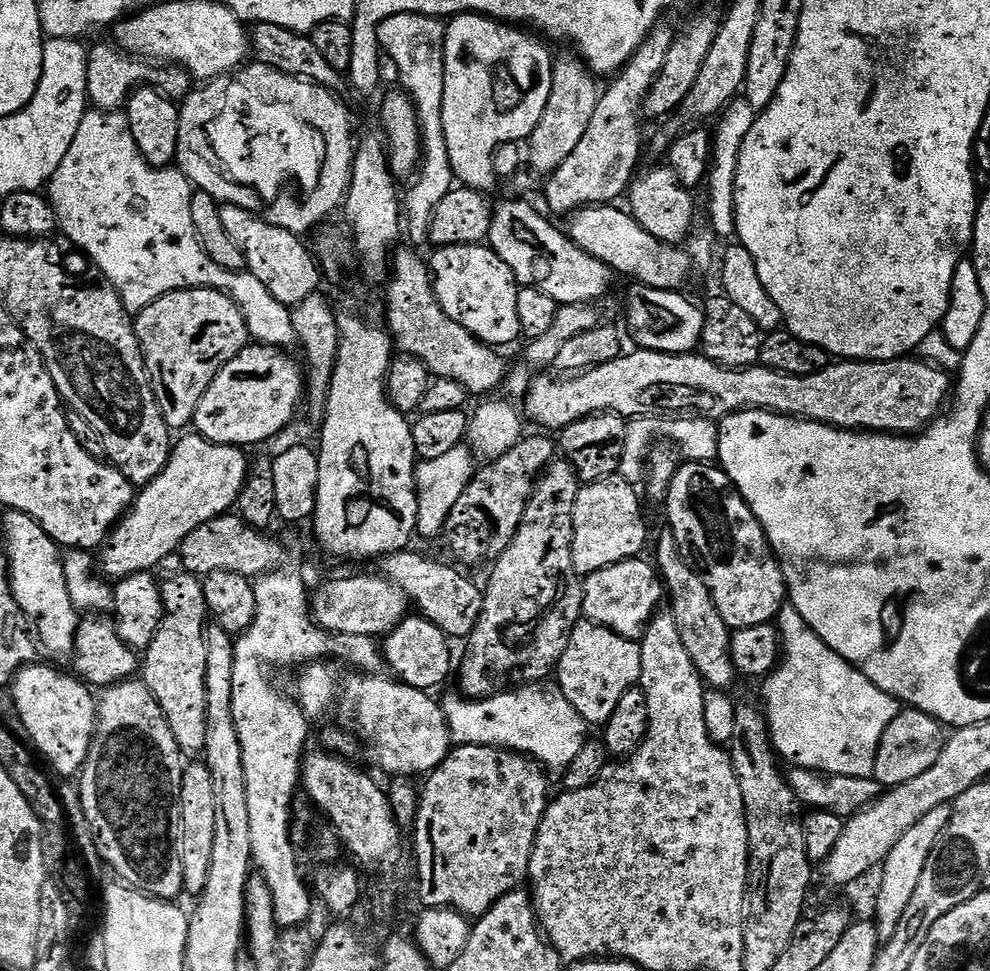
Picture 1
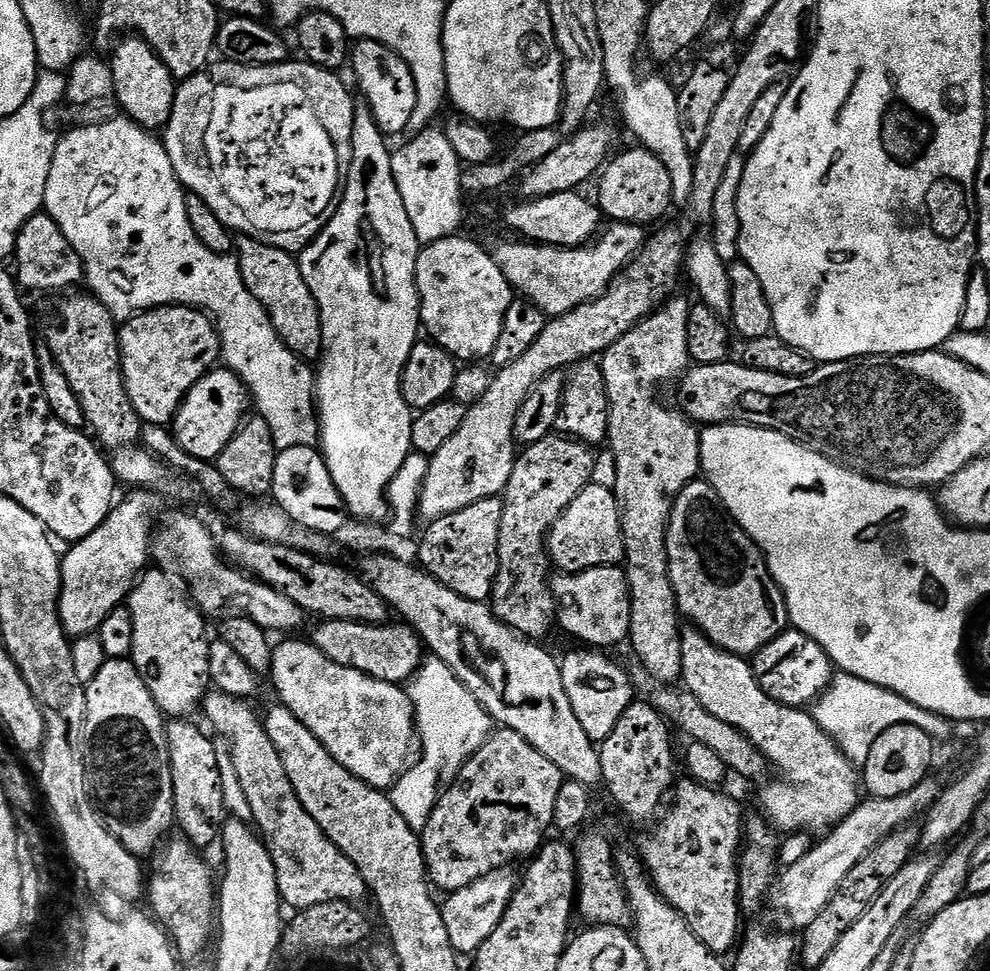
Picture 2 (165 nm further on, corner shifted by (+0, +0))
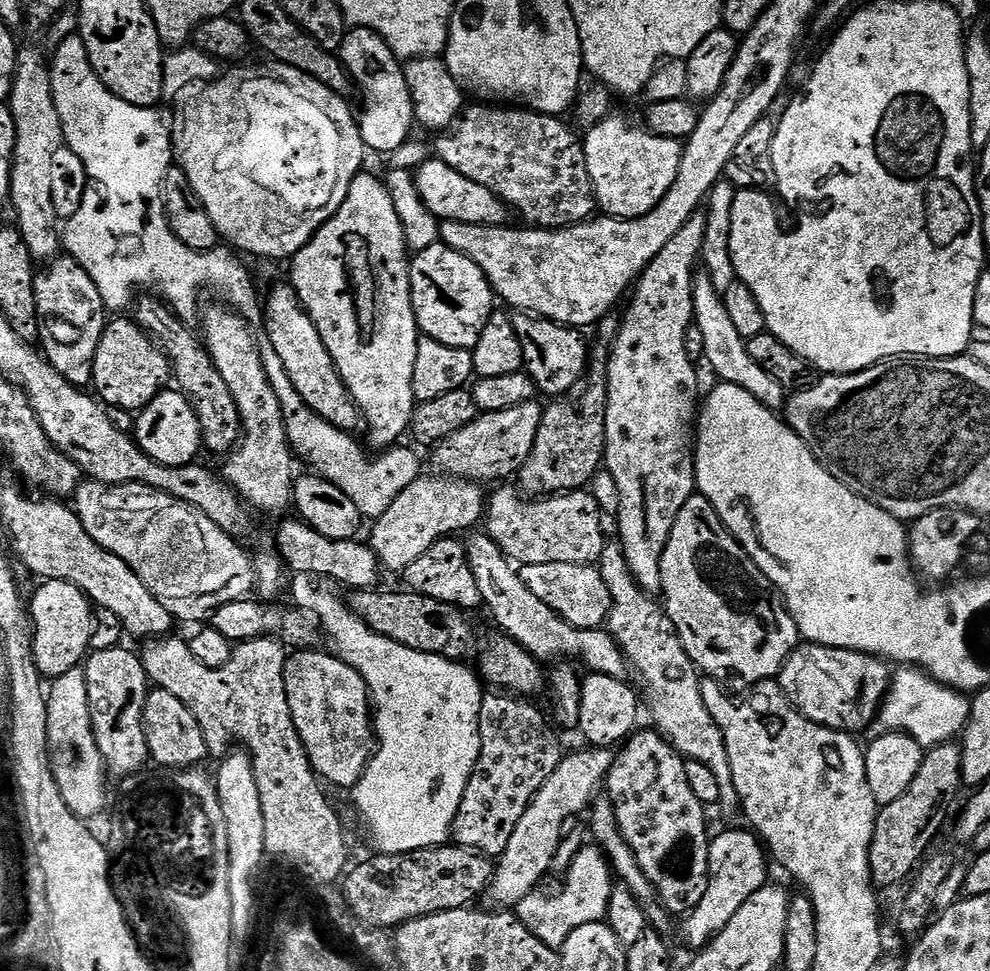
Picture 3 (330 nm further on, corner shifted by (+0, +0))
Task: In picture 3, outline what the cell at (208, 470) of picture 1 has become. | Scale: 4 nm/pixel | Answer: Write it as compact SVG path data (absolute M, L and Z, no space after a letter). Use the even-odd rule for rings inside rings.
M44 580L30 600L33 634L33 654L37 669L44 678L58 677L85 663L92 642L93 605L88 595L68 580Z

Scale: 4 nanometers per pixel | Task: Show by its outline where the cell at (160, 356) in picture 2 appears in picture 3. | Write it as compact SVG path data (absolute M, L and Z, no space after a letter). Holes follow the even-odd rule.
M135 319L112 320L104 325L102 342L94 358L91 387L95 395L110 407L122 407L139 413L170 380L170 365L163 348L136 323ZM96 388L96 389L95 389Z

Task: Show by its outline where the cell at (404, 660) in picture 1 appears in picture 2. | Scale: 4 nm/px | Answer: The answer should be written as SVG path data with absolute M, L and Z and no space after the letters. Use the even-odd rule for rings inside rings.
M321 619L320 624L310 635L310 643L330 662L338 662L338 666L350 666L362 670L370 678L378 678L382 682L407 685L426 656L424 641L408 624L403 622L387 624L359 624L349 620Z

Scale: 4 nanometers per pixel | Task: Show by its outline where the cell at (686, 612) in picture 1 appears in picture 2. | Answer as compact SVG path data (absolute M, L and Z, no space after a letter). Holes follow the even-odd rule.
M685 627L680 633L680 641L680 680L686 691L694 694L700 705L710 710L710 714L714 714L714 718L722 718L722 722L734 726L746 739L754 742L754 746L758 746L758 750L768 759L769 765L784 775L784 780L776 780L760 792L760 804L764 807L762 812L768 823L784 834L824 834L841 824L862 800L858 768L846 758L846 754L842 754L842 750L832 741L830 734L826 734L826 730L818 726L811 711L804 708L787 708L784 704L774 702L774 698L770 698L762 690L762 686L758 686L756 676L752 673L752 665L745 657L735 656L732 652L714 646L714 642L710 642L710 638L706 638L706 634L699 628Z

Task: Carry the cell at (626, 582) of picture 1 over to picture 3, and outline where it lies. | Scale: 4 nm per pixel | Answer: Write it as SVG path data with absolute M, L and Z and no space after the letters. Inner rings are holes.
M546 562L545 564L525 564L519 569L520 576L530 586L535 597L546 602L566 622L575 628L604 628L612 609L610 590L602 582L599 567L591 564L567 564L566 562Z

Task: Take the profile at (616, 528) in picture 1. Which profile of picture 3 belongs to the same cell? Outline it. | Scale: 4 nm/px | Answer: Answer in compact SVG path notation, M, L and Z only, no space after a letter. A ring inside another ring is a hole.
M500 486L496 493L491 493L486 504L487 535L492 541L500 545L505 556L517 565L545 564L546 562L566 562L567 564L595 565L604 553L604 520L600 503L591 494L591 491L566 492L552 494L547 498L536 498L533 504L524 504L525 497L515 487Z

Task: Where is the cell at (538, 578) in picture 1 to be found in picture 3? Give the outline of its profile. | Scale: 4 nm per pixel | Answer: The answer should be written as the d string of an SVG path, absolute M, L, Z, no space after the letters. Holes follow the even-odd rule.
M609 314L598 325L600 340L606 345L600 344L597 348L595 345L591 349L591 363L583 387L571 398L557 399L549 403L552 405L544 408L542 422L538 426L538 438L534 438L534 450L530 450L530 458L526 458L518 473L518 481L520 480L518 488L521 493L579 492L587 489L596 477L596 473L601 471L606 446L609 345L615 341L616 333L620 330L620 320L614 317L615 315Z

